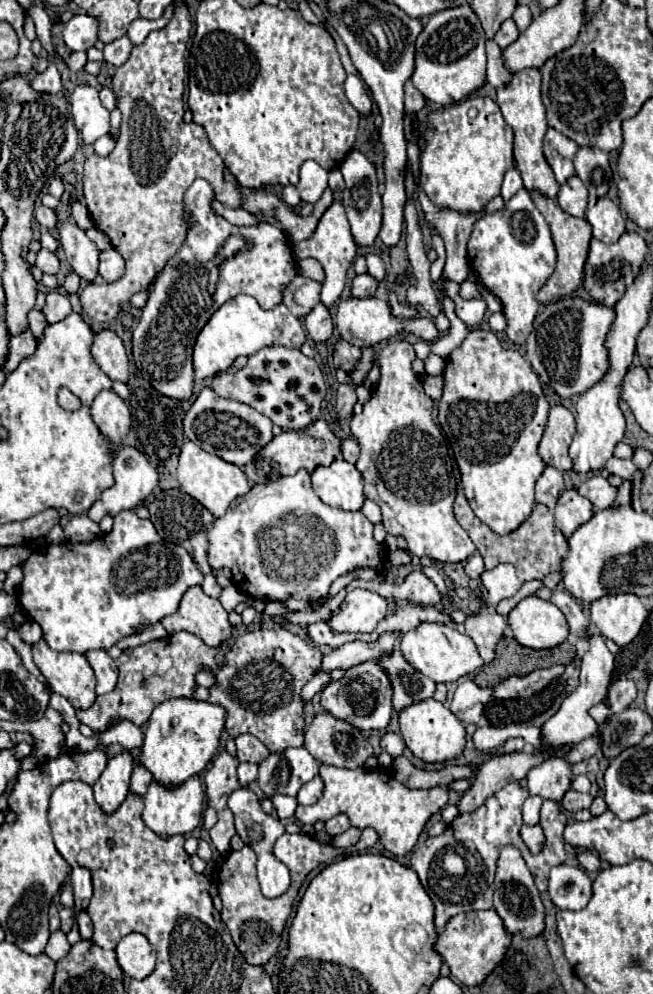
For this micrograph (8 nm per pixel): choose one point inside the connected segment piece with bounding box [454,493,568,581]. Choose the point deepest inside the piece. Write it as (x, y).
(537, 547)

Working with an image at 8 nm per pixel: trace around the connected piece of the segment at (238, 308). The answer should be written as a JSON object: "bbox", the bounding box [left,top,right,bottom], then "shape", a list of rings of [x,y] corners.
{"bbox":[194,295,306,379],"shape":[[[236,295],[228,299],[204,325],[194,345],[194,373],[196,379],[214,377],[220,371],[226,371],[236,357],[250,357],[262,347],[284,345],[284,347],[302,347],[306,341],[306,331],[302,321],[294,317],[286,305],[276,305],[274,309],[262,309],[254,297]]]}

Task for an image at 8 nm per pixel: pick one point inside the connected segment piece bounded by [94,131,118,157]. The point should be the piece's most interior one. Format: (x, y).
(104, 145)

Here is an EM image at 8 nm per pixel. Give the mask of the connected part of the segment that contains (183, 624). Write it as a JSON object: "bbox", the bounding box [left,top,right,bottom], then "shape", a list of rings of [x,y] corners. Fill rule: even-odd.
{"bbox":[162,587,232,647],"shape":[[[190,587],[176,613],[162,619],[166,631],[178,633],[188,631],[200,637],[208,647],[220,647],[232,635],[232,625],[228,623],[228,613],[218,599],[208,597],[202,587]]]}

